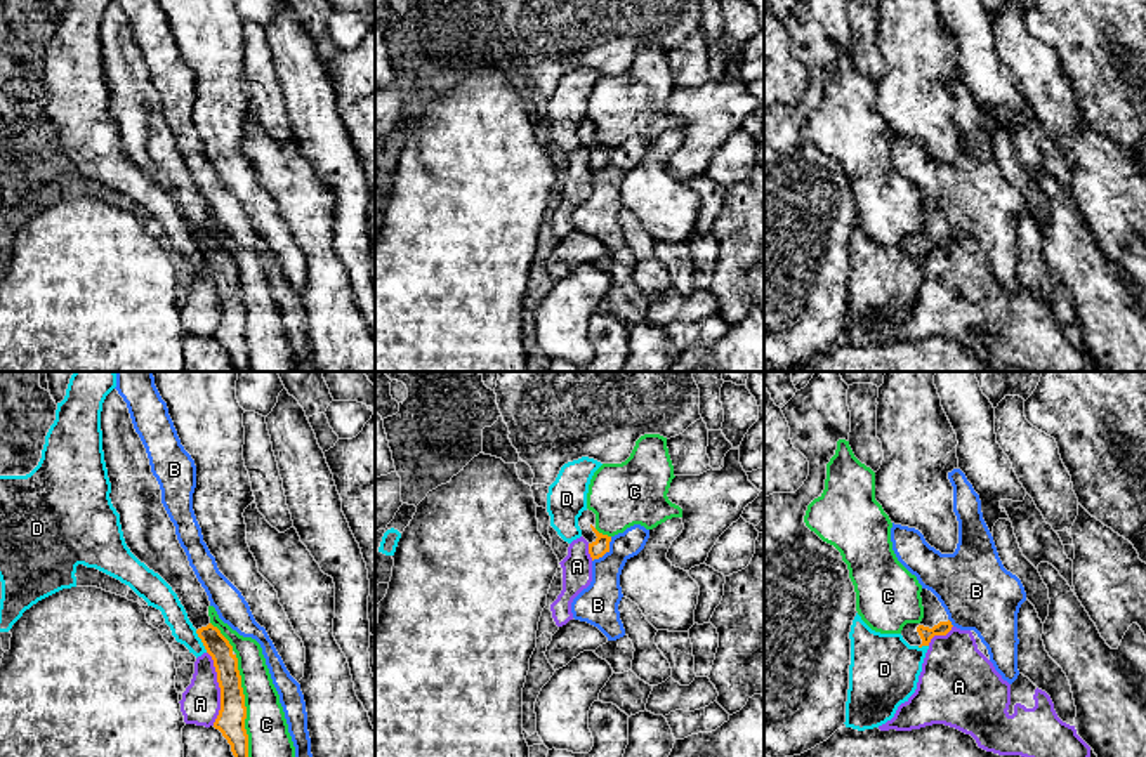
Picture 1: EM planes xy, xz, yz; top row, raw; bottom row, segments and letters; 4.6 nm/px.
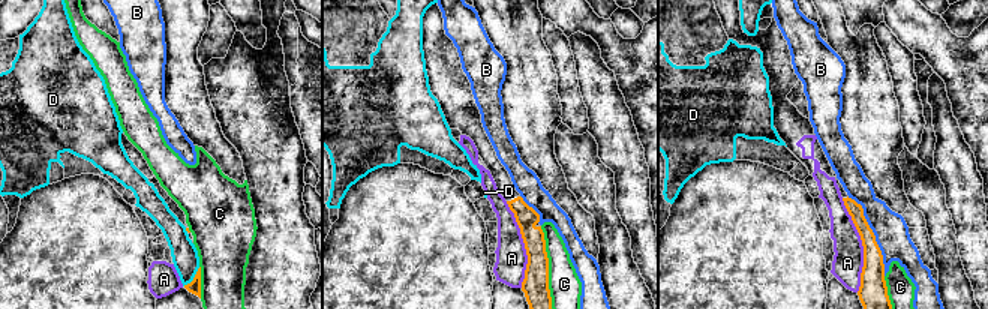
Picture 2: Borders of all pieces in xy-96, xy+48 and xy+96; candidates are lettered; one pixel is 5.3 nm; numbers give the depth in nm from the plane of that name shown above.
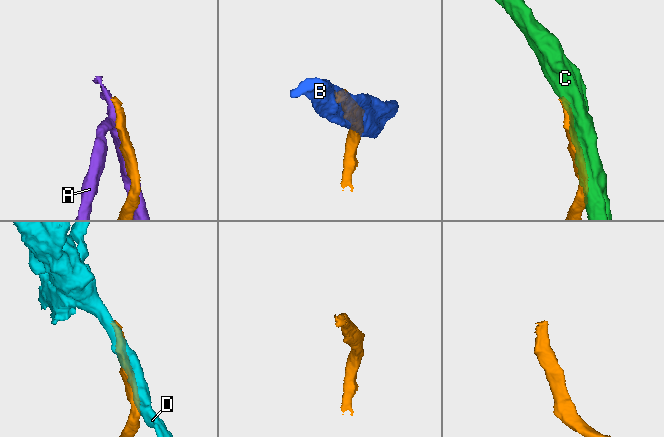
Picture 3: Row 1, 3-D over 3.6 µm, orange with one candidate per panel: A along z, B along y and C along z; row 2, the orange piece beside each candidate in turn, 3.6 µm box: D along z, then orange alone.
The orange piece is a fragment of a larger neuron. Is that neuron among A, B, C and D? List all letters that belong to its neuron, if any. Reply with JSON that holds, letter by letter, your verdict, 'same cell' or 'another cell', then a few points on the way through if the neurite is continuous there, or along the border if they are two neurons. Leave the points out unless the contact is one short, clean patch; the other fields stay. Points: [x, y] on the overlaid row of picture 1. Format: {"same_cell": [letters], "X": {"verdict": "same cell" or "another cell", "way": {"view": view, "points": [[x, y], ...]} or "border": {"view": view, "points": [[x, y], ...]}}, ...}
{"same_cell": [], "A": {"verdict": "another cell"}, "B": {"verdict": "another cell"}, "C": {"verdict": "another cell"}, "D": {"verdict": "another cell", "border": {"view": "xy", "points": [[195, 631], [207, 651]]}}}

